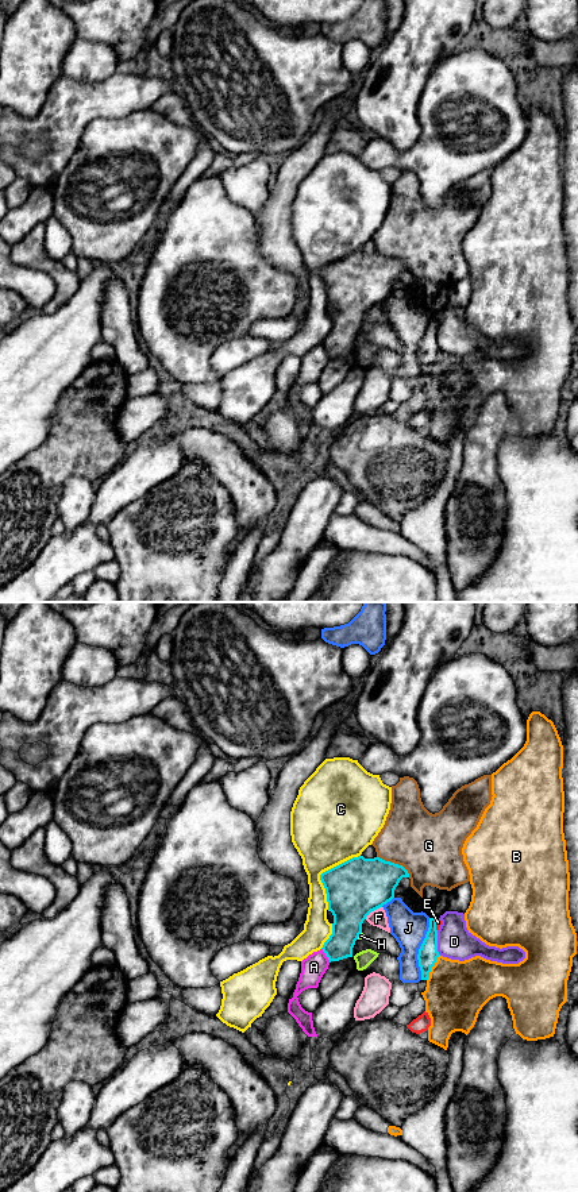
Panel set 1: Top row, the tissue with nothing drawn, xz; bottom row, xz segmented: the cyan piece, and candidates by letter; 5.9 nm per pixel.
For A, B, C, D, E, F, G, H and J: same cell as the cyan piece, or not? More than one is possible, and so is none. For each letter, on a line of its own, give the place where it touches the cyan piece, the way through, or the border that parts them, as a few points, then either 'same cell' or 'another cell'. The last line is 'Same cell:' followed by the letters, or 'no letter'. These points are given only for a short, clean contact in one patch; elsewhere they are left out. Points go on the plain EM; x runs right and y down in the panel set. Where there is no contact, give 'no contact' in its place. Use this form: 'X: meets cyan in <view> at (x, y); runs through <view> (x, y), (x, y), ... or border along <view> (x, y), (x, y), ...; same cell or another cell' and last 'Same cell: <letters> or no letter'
A: meets cyan in xz at (326, 350); border along xz (322, 343), (330, 357); another cell
B: meets cyan in xz at (431, 362); another cell
C: meets cyan in xz at (323, 267); another cell
D: meets cyan in xz at (436, 338); another cell
E: meets cyan in xz at (435, 320); another cell
F: meets cyan in xz at (373, 305); another cell
G: meets cyan in xz at (393, 258); another cell
H: meets cyan in xz at (358, 331); border along xz (361, 327), (357, 334); another cell
J: meets cyan in xz at (419, 344); another cell
Same cell: no letter

